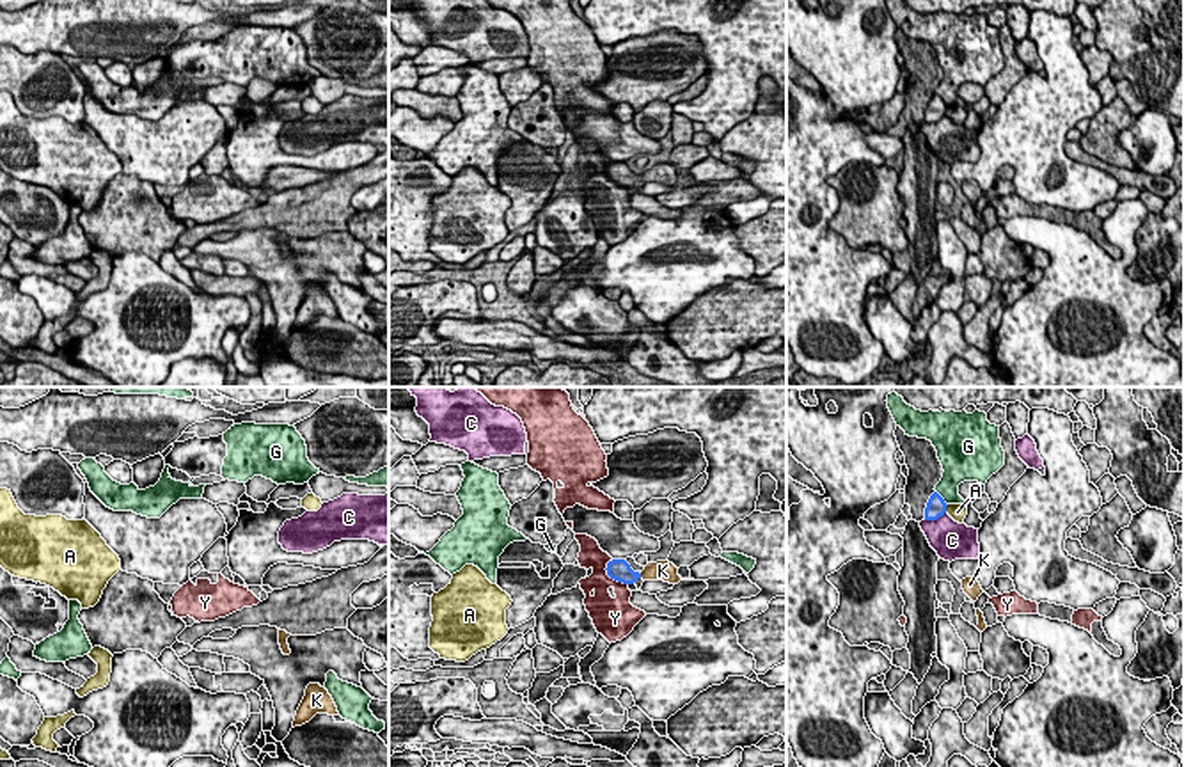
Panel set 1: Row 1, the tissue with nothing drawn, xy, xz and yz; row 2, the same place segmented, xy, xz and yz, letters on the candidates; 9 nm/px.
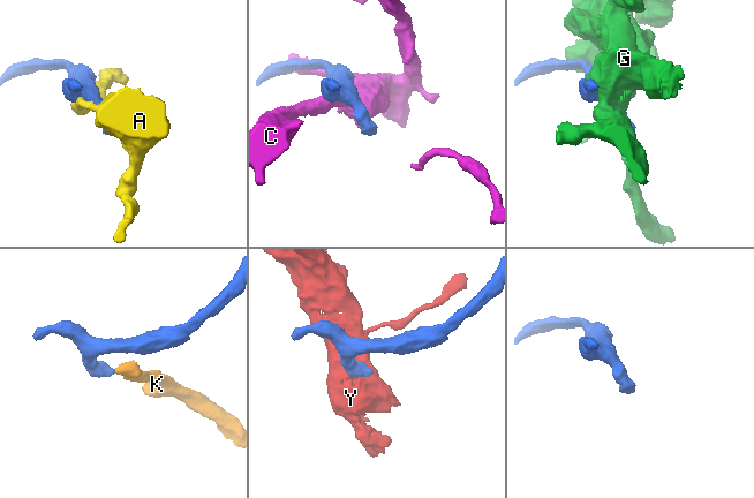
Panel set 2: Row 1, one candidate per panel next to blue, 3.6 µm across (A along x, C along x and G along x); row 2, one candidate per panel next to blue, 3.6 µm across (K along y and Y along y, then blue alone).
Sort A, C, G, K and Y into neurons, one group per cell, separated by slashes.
A / C / G / K / Y

